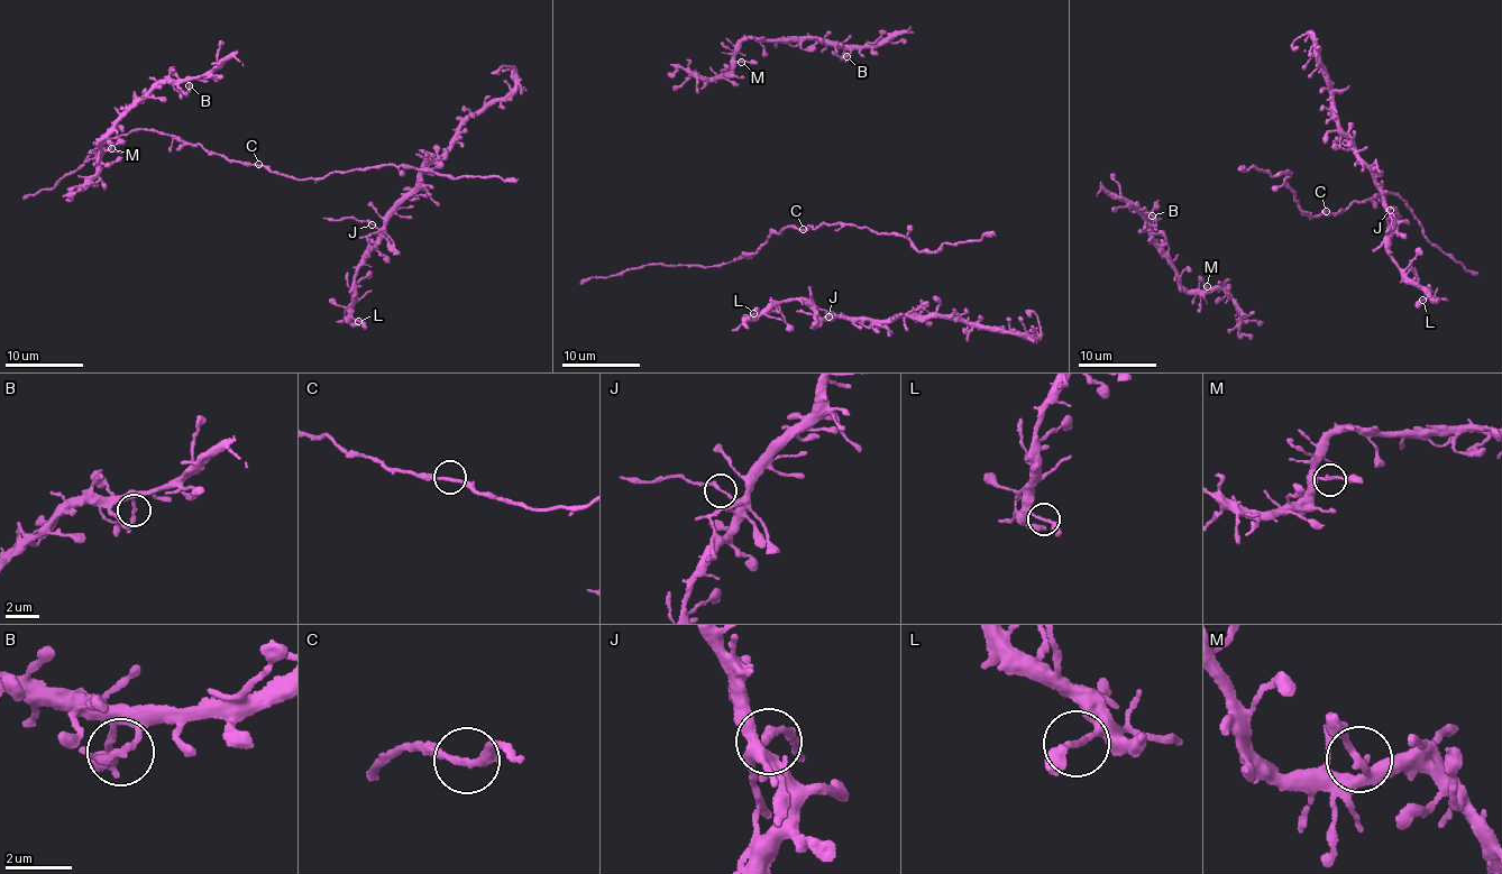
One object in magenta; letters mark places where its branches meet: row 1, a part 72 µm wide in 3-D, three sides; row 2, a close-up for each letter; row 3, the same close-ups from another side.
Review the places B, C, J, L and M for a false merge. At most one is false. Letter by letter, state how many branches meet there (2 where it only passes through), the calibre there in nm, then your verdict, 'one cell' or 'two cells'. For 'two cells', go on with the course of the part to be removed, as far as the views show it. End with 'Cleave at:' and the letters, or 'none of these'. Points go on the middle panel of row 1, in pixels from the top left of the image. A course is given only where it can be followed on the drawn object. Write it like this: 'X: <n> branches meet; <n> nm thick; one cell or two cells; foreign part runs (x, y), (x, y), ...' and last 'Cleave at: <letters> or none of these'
B: 2 branches meet; 200 nm thick; one cell
C: 2 branches meet; 180 nm thick; one cell
J: 2 branches meet; 190 nm thick; two cells; foreign part runs (829, 315), (822, 319), (796, 311)
L: 2 branches meet; 180 nm thick; one cell
M: 2 branches meet; 190 nm thick; one cell
Cleave at: J

